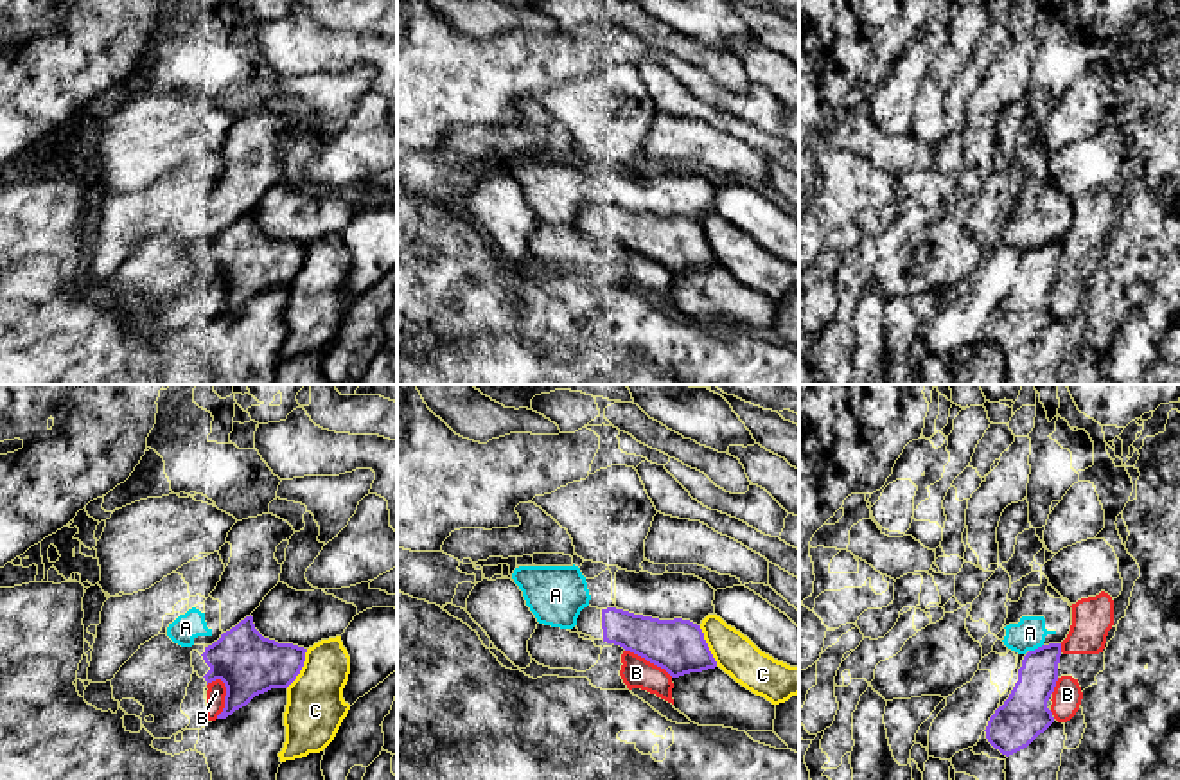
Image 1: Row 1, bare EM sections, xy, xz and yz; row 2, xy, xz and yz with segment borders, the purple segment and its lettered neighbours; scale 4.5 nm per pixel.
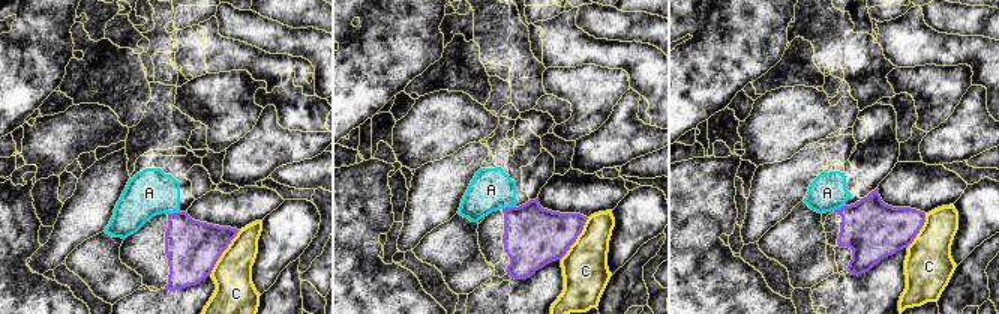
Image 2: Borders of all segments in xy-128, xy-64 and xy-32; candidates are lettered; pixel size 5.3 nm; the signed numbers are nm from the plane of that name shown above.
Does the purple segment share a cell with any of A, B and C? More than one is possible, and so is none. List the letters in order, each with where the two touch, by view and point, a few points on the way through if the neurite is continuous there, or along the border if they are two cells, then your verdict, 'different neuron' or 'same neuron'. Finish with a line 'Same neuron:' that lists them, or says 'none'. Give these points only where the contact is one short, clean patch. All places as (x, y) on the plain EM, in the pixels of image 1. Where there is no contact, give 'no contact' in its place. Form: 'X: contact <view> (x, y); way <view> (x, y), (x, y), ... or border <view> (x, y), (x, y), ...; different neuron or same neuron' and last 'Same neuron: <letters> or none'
A: contact yz (1035, 247); different neuron
B: contact xy (225, 295); different neuron
C: contact xz (706, 243); different neuron
Same neuron: none

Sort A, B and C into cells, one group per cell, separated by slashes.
A / B / C

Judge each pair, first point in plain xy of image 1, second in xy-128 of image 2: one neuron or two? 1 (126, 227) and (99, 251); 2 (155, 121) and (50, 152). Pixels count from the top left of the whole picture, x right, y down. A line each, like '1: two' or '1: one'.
1: two
2: one

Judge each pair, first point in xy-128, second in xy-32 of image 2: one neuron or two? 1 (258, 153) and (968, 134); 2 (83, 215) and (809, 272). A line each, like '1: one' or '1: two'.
1: one
2: two

